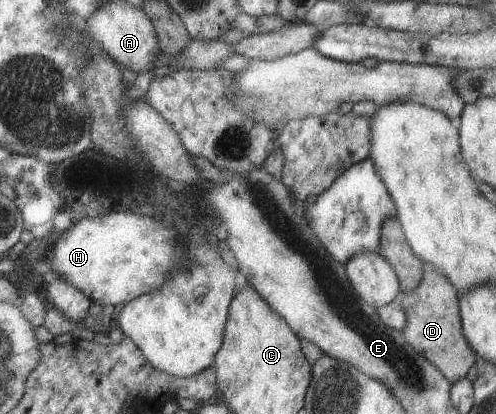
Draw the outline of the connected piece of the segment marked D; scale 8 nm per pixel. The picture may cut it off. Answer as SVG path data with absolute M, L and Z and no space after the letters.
M423 262L422 279L410 293L400 290L397 300L406 315L406 325L402 329L404 341L428 359L450 383L466 378L468 370L477 360L468 342L463 339L457 291L443 273L436 271L432 265Z

